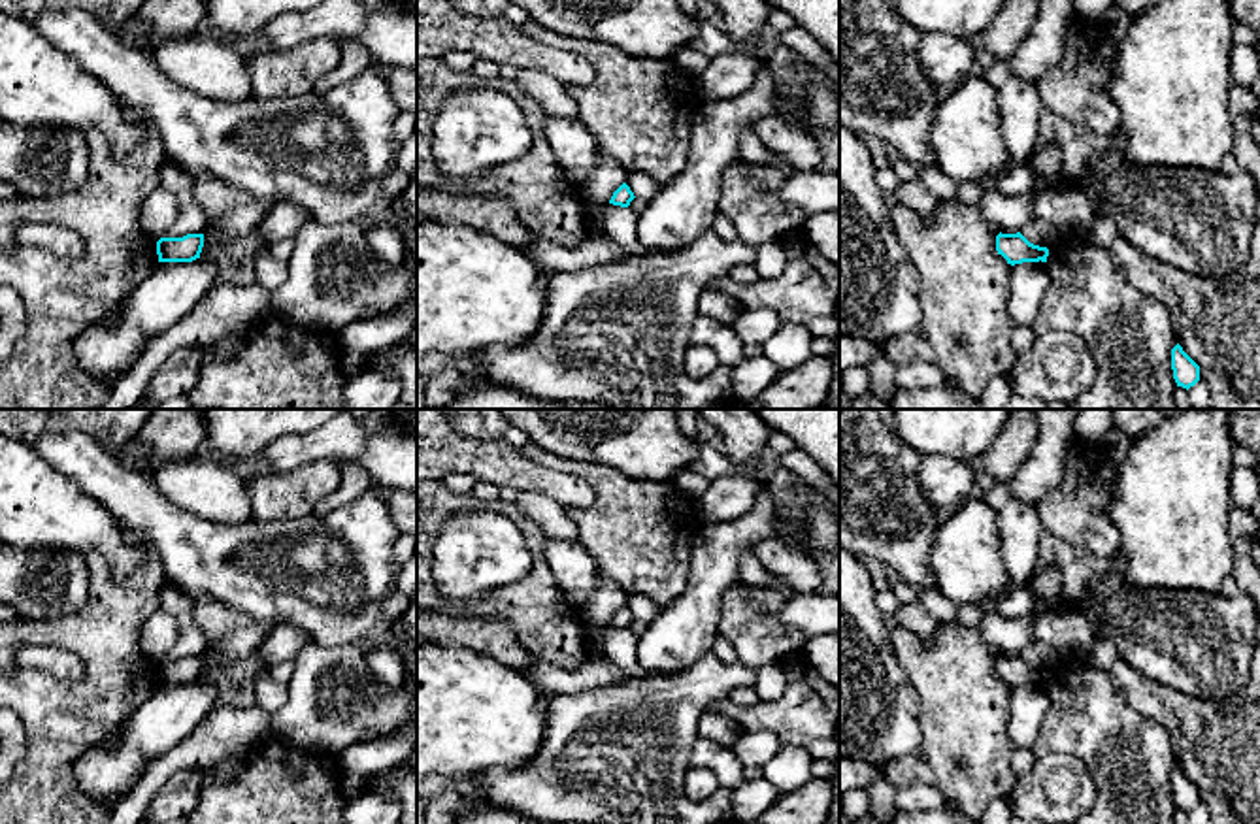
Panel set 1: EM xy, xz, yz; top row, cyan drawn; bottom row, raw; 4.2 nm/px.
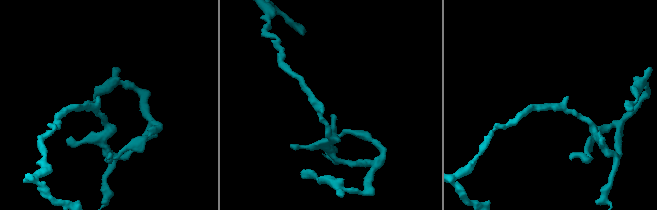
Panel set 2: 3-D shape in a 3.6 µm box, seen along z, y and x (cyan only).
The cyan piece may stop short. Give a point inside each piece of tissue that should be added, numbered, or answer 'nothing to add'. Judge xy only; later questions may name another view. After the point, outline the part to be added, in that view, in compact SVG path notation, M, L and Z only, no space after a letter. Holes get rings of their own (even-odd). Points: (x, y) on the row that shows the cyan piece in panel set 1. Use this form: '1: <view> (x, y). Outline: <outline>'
nothing to add

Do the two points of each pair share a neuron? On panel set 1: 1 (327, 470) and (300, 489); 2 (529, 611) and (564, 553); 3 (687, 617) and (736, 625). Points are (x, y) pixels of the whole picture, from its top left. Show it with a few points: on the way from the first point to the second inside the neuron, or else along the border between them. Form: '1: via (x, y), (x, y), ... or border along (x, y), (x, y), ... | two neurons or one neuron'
1: via (321, 476), (306, 485) | one neuron
2: border along (542, 536), (547, 568), (561, 593), (578, 608) | two neurons
3: border along (740, 583), (725, 594), (717, 634) | two neurons

